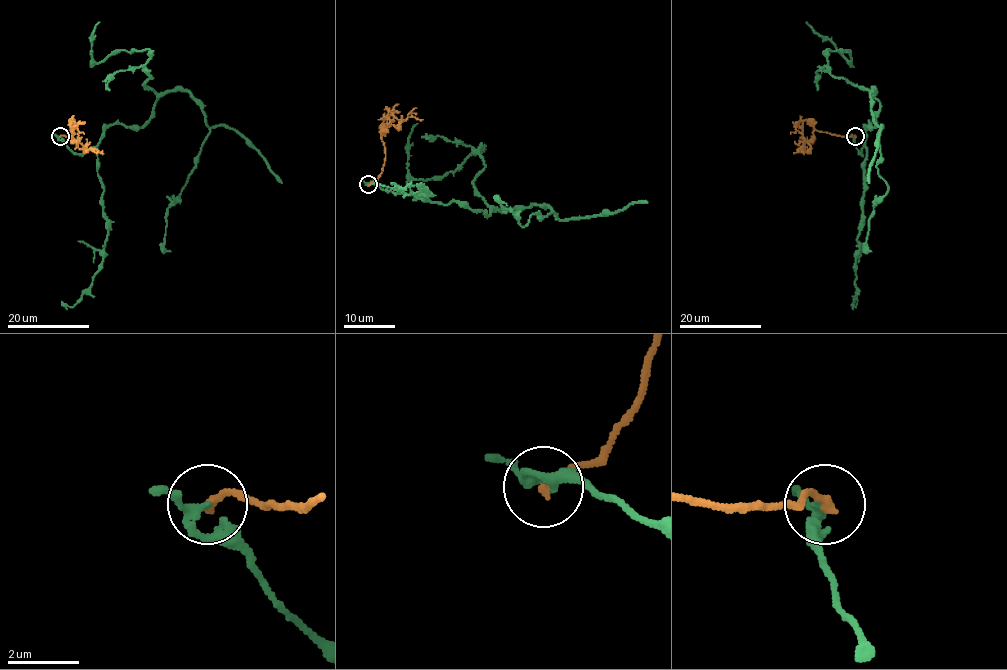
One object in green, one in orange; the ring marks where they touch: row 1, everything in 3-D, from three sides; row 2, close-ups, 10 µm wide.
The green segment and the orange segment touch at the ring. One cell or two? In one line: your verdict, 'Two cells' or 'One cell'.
Two cells

